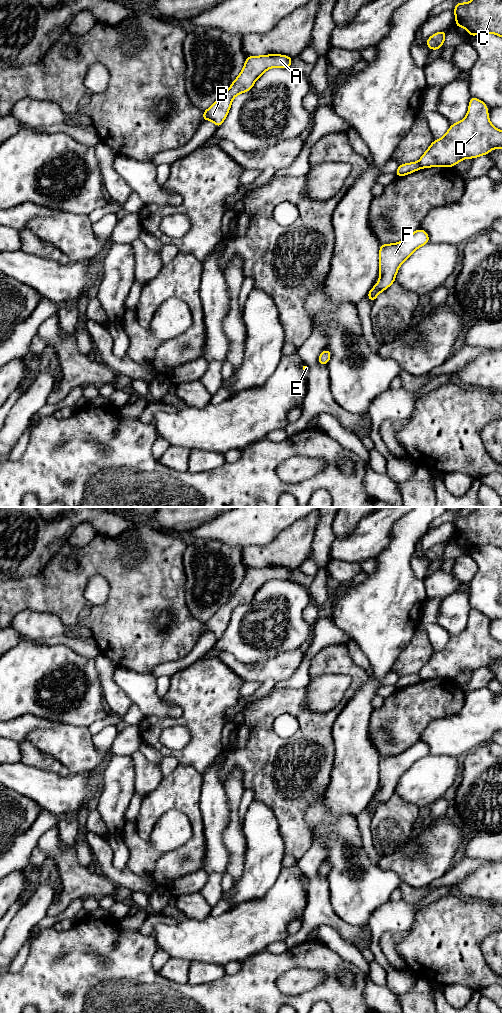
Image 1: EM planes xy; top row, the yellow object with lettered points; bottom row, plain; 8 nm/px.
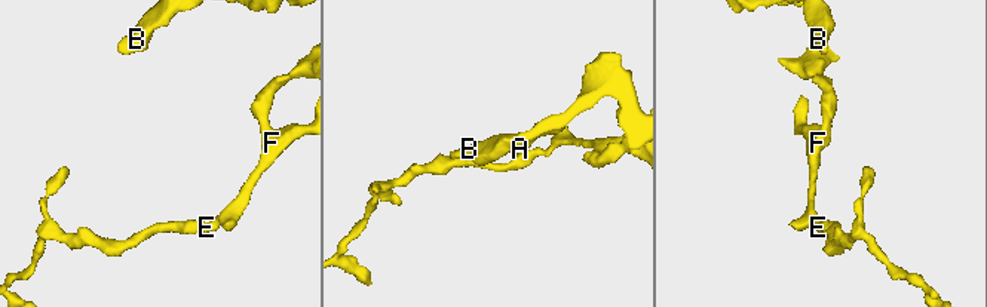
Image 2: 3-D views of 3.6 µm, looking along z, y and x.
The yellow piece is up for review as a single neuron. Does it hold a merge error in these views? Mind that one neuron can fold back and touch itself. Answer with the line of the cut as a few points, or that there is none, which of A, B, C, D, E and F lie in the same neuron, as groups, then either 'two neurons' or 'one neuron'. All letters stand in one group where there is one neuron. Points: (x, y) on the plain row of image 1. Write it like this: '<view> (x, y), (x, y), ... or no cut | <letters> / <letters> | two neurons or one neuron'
xy (418, 674), (421, 679) | A B C D / E F | two neurons

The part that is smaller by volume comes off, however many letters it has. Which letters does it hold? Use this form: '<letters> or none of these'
E, F

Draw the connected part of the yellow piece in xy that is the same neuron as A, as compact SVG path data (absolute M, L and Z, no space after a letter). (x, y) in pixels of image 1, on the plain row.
M271 566L263 568L248 568L245 577L229 599L228 603L223 605L218 612L207 622L203 623L203 631L211 632L219 640L225 632L234 609L243 604L250 603L255 593L268 581L273 579L287 580L291 579L293 570L286 567Z

